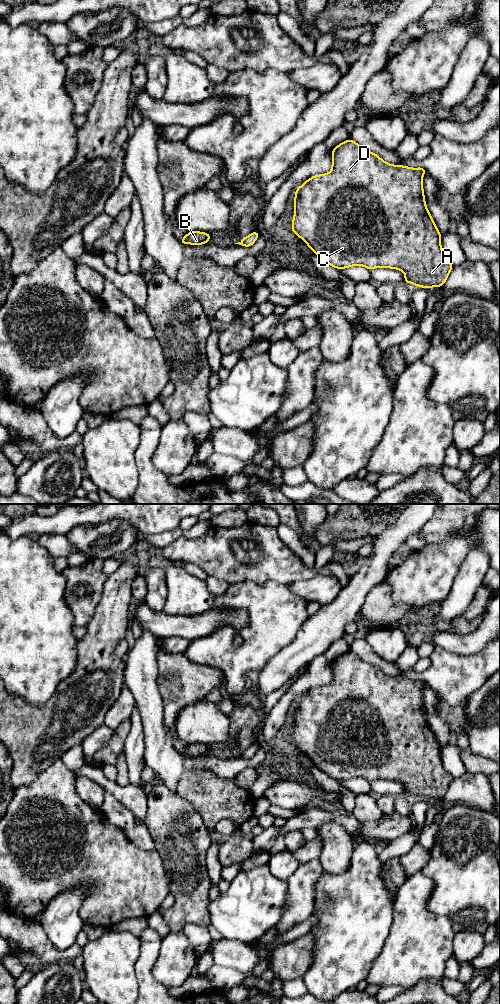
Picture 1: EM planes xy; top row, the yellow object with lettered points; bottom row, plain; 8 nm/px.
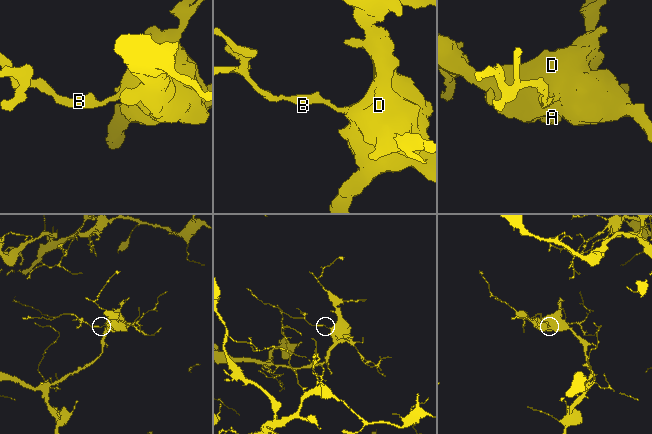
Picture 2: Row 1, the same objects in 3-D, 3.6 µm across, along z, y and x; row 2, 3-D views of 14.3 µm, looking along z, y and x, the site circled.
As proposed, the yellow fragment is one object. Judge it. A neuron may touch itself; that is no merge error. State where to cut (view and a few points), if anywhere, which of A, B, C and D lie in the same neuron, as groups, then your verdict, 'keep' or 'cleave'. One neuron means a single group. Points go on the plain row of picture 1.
cut none; groups A B C D; keep

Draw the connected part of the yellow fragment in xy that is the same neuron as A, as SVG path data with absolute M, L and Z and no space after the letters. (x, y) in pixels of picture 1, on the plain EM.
M351 651L342 654L332 661L332 681L327 686L315 687L299 698L295 703L294 730L291 742L303 751L308 759L323 773L337 781L361 777L369 782L377 779L393 780L404 784L405 794L412 795L417 799L441 799L444 797L450 783L454 779L444 768L441 760L441 746L438 743L425 715L424 702L422 698L423 687L426 685L424 679L410 680L407 678L390 677L383 673L377 666L363 661Z

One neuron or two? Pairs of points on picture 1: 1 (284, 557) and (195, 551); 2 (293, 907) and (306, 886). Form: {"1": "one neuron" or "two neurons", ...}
{"1": "one neuron", "2": "one neuron"}

